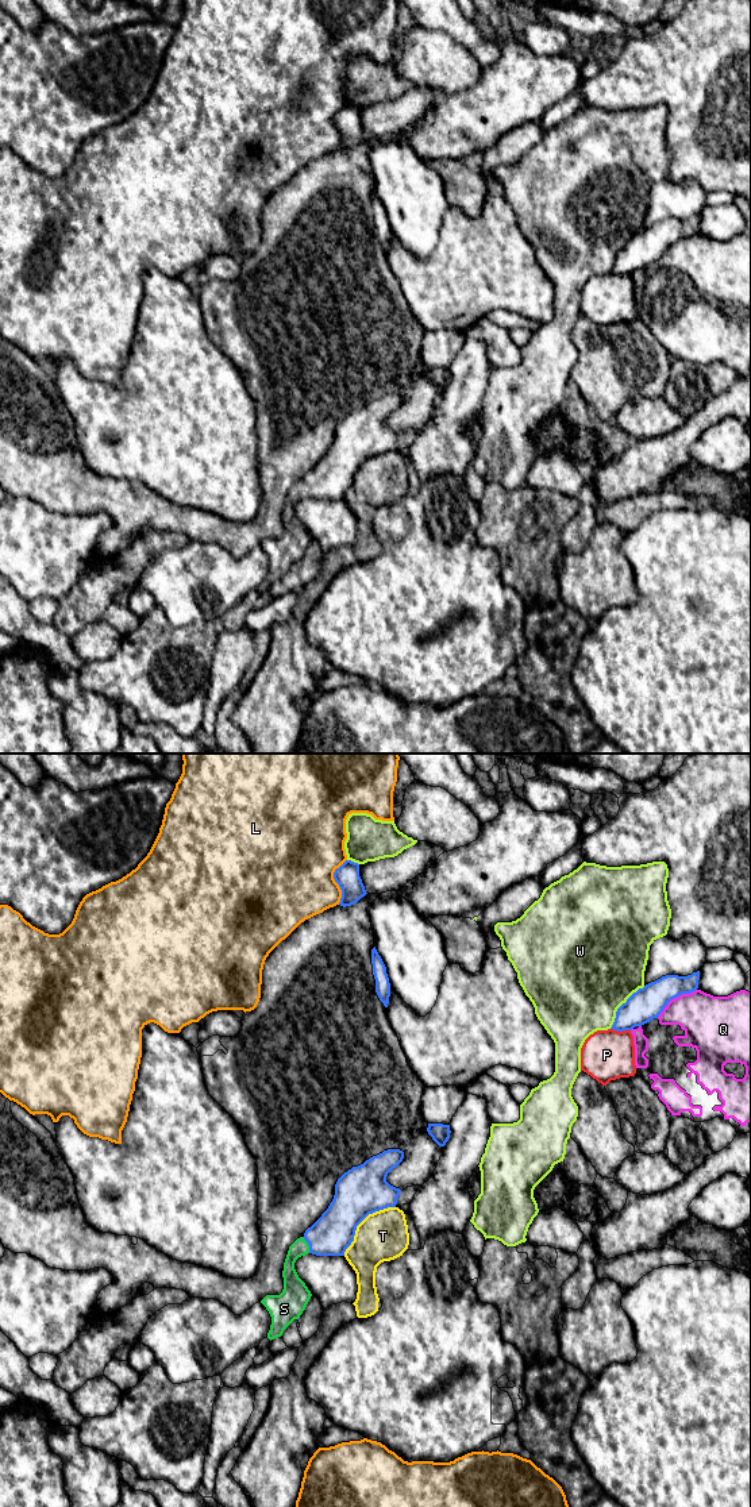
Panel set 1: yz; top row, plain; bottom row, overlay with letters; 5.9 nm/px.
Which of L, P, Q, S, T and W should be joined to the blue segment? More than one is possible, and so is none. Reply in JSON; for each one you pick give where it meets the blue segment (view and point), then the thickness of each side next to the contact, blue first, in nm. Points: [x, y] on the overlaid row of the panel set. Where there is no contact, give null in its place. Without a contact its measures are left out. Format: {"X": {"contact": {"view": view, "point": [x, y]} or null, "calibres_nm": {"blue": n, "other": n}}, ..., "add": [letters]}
{"S": {"contact": {"view": "yz", "point": [308, 1244]}, "calibres_nm": {"blue": 240, "other": 100}}, "add": ["S"]}

